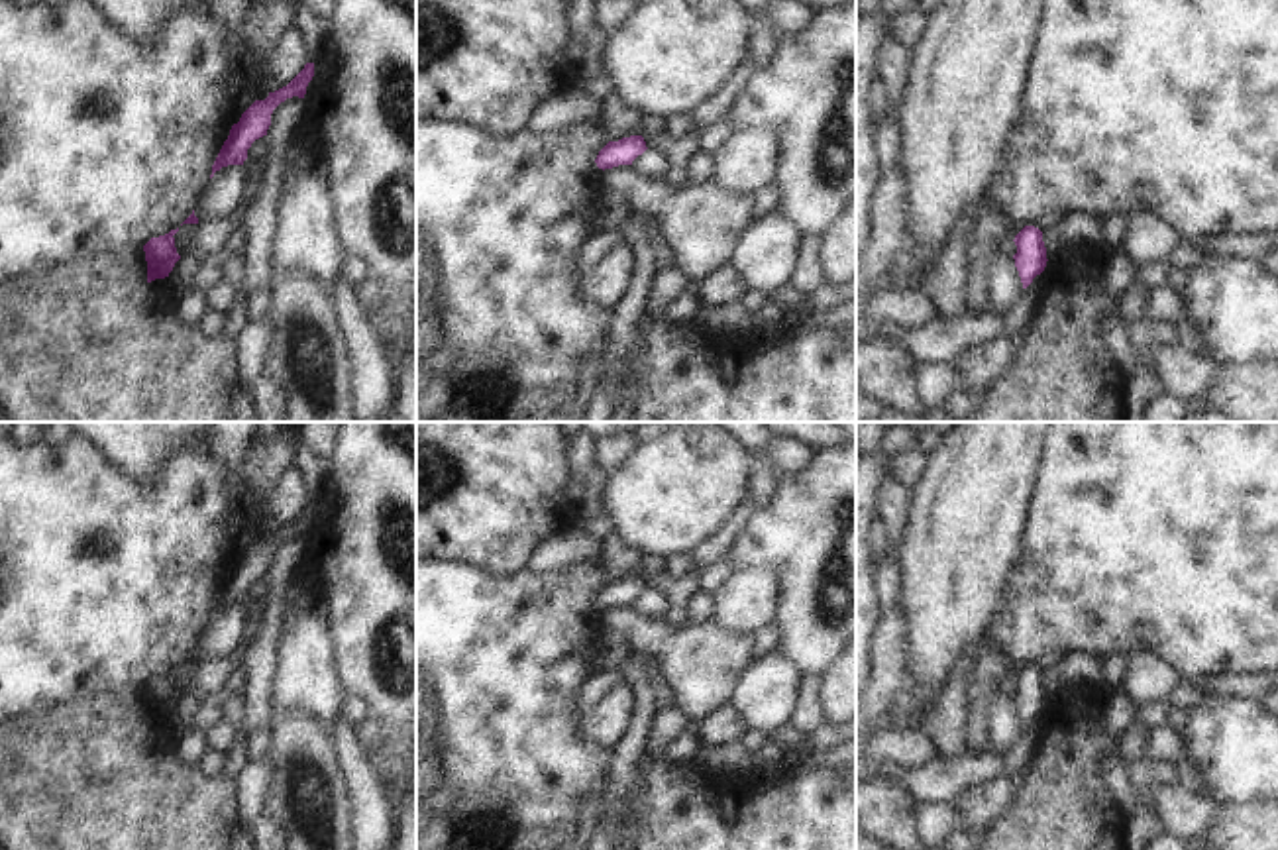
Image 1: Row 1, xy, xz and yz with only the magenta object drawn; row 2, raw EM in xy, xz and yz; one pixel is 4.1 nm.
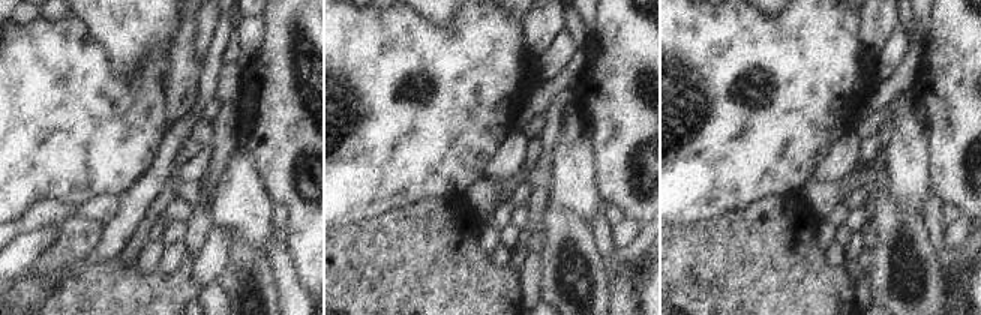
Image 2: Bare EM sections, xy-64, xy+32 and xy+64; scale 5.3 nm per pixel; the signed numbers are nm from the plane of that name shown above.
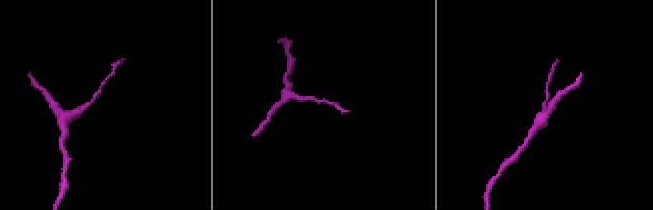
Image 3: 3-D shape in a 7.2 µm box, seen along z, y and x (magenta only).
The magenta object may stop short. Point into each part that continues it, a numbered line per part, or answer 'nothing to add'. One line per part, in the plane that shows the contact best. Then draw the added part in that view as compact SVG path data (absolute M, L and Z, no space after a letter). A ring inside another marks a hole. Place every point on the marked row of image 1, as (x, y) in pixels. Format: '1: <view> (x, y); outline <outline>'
nothing to add

